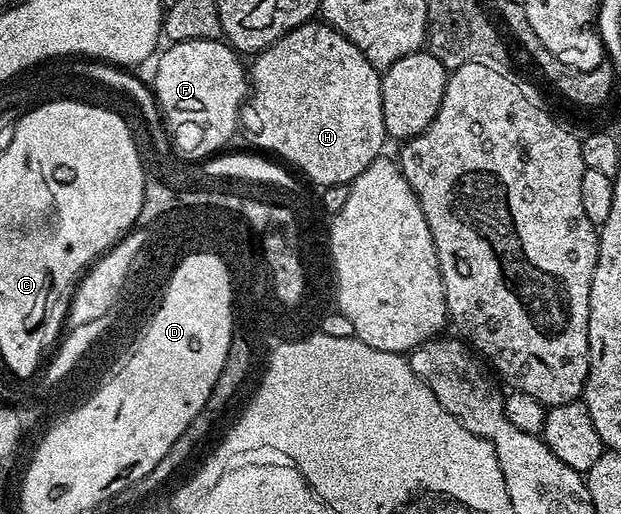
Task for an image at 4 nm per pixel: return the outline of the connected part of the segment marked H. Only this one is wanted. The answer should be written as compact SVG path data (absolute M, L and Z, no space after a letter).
M325 21L305 23L296 29L292 29L284 37L280 37L272 46L265 47L263 51L257 52L253 59L254 64L249 64L248 67L248 98L240 112L240 123L244 131L246 127L251 141L256 145L255 148L266 153L273 153L279 160L285 161L287 164L293 165L292 163L295 163L312 182L318 183L317 185L322 187L334 187L337 183L347 185L353 183L356 176L364 173L364 169L368 169L371 161L383 154L382 146L388 143L388 136L384 125L382 76L379 68L372 66L368 57L364 57L364 53L360 53L360 49L356 49L356 45L352 45L352 41L348 41L348 37L344 37L335 27L330 26Z

